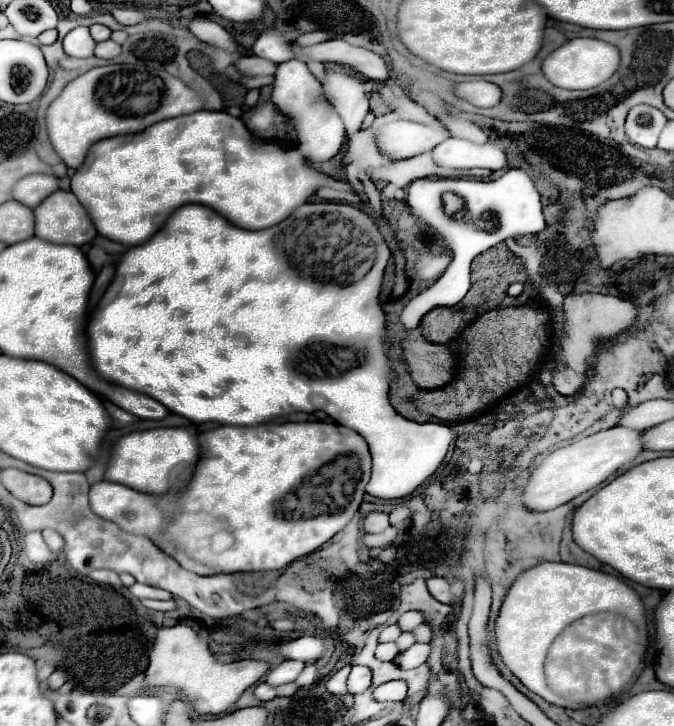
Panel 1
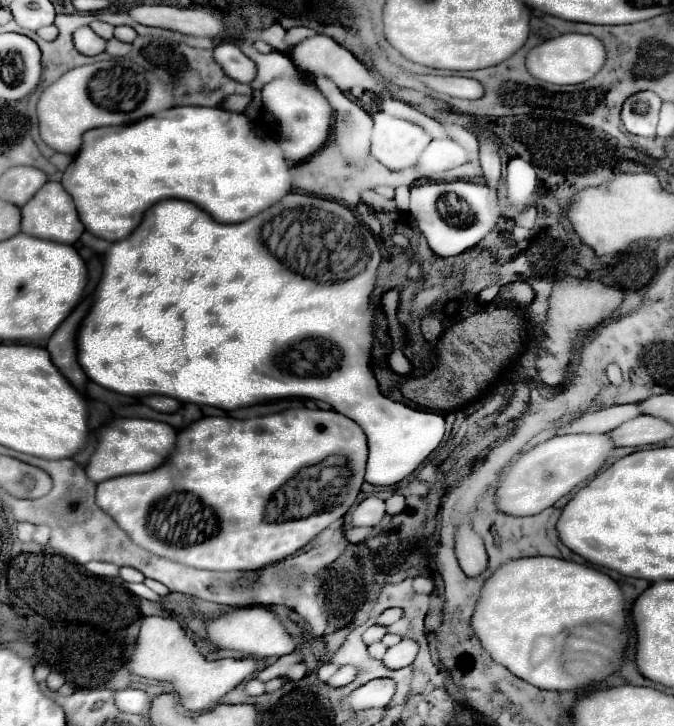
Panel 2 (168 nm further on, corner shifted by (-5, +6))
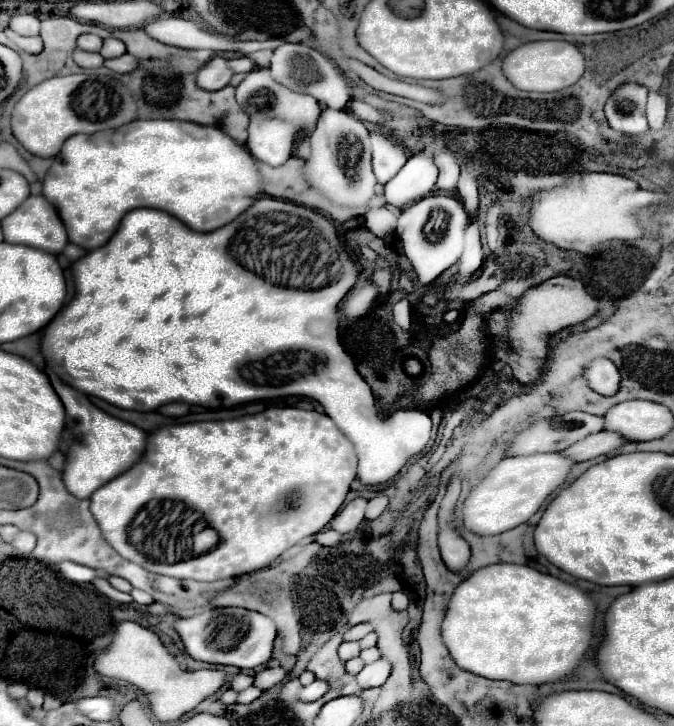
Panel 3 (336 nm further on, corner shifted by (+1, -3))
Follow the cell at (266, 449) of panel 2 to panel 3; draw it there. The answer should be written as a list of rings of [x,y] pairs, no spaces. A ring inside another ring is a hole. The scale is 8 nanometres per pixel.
[[[267,408],[261,414],[239,420],[157,428],[149,434],[143,460],[91,496],[91,514],[95,516],[103,538],[123,558],[155,574],[213,582],[261,570],[299,540],[321,532],[339,512],[355,478],[355,448],[327,414],[301,408]],[[171,524],[183,528],[183,538],[169,538],[169,534],[163,534]],[[205,528],[213,528],[219,540],[215,548],[197,554],[193,550],[193,536]]]

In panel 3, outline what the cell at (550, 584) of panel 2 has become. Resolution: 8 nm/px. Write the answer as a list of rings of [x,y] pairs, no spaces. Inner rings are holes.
[[[493,564],[475,570],[465,582],[461,582],[461,586],[457,586],[441,630],[445,646],[449,646],[453,660],[463,670],[491,680],[541,686],[559,682],[577,670],[593,638],[593,618],[595,602],[579,586],[543,574],[531,566]]]

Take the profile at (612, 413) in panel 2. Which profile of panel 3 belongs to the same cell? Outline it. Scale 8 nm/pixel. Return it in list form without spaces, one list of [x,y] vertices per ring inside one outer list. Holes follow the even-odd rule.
[[[569,412],[553,420],[539,420],[521,434],[515,436],[509,456],[537,454],[537,452],[561,452],[575,442],[597,434],[605,428],[603,416],[593,416],[587,412]]]

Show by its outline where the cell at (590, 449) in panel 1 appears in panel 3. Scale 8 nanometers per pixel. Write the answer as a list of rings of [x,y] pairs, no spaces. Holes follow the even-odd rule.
[[[561,452],[503,458],[465,500],[465,526],[475,534],[491,536],[525,524],[545,504],[545,500],[567,480],[575,464],[575,460]]]

